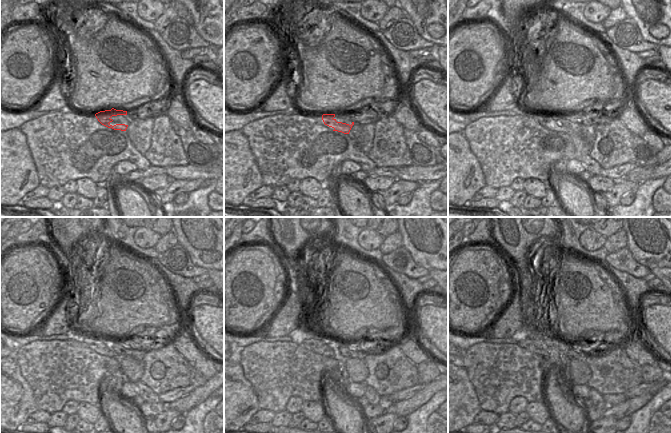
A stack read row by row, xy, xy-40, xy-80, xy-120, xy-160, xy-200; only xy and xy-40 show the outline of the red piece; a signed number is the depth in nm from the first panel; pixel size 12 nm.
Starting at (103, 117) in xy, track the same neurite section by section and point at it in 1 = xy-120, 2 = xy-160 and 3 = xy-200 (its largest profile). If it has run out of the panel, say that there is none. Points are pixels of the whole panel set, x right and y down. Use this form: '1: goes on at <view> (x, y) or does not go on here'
1: goes on at xy-120 (123, 350)
2: goes on at xy-160 (346, 351)
3: goes on at xy-200 (573, 353)

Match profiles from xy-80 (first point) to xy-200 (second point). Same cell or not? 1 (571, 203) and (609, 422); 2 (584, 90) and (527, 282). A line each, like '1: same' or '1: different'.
1: different
2: different

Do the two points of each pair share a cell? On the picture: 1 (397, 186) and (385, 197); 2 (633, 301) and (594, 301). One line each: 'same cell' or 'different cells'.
1: same cell
2: different cells

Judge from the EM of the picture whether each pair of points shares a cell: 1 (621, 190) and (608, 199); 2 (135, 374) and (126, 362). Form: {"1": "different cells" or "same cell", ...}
{"1": "same cell", "2": "same cell"}

